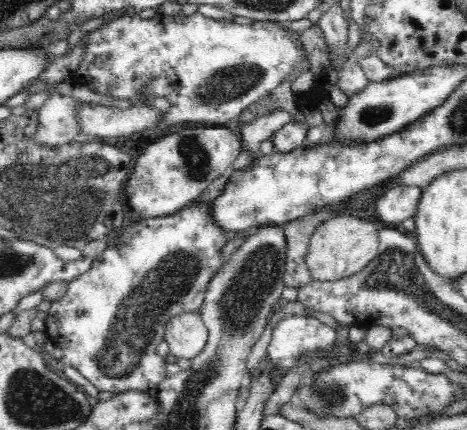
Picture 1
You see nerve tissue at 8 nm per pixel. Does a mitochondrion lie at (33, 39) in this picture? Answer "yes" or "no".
yes

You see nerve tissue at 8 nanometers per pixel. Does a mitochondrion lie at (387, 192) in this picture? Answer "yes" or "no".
no

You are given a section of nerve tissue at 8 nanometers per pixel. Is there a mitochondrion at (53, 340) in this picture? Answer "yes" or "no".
no

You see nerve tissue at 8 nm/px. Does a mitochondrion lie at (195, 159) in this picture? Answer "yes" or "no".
yes

